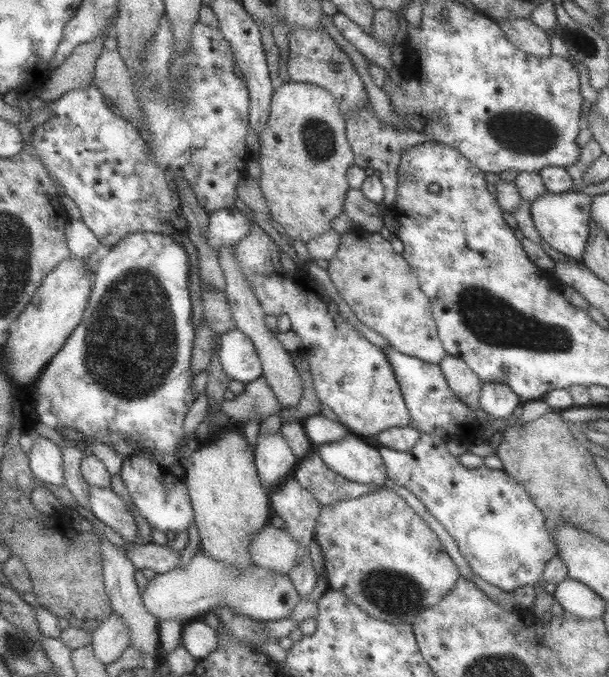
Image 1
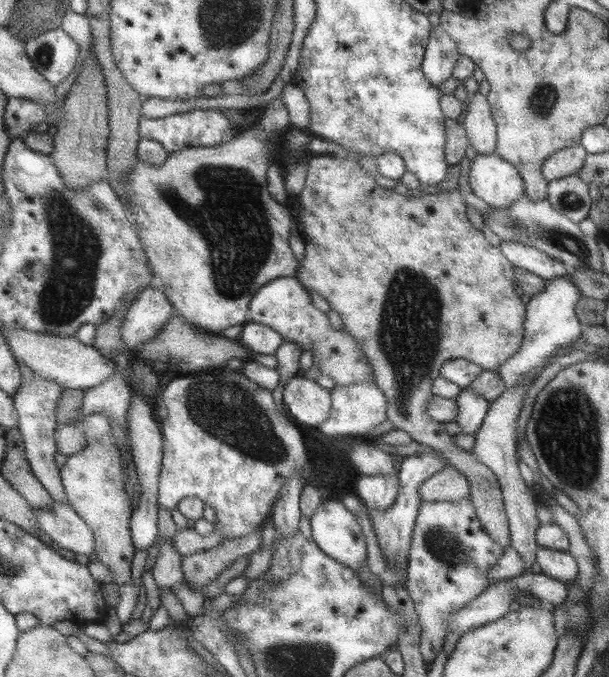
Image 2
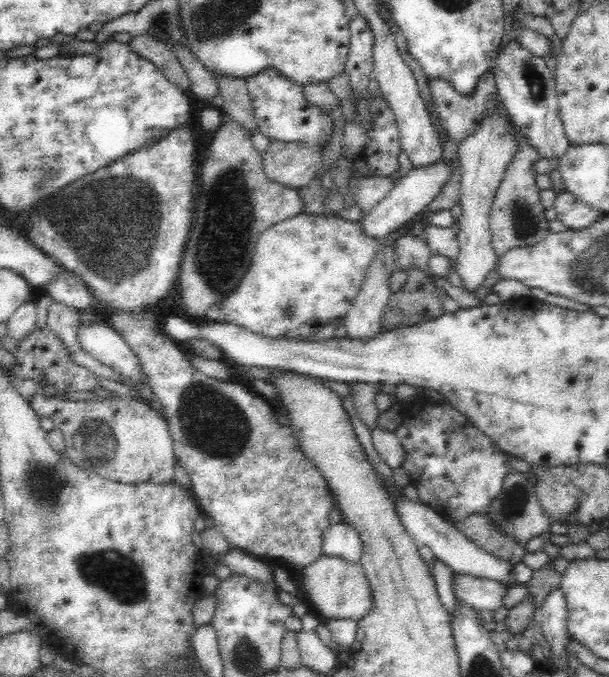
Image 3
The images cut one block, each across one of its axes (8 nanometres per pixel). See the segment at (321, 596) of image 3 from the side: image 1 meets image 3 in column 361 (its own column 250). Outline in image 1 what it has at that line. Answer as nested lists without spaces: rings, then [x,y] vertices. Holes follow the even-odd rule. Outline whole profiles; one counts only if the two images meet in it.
[[[198,550],[186,567],[157,572],[157,576],[148,581],[141,596],[146,610],[158,623],[176,620],[183,624],[201,619],[203,615],[220,606],[228,606],[236,614],[254,620],[275,621],[290,616],[292,609],[300,601],[298,591],[289,575],[255,565],[238,569],[232,564],[209,558],[202,550]]]

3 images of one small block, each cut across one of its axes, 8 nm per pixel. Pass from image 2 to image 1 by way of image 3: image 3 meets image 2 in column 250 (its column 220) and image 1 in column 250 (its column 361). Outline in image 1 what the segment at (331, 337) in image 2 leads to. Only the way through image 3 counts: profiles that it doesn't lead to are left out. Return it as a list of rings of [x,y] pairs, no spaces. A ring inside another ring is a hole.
[[[252,222],[250,233],[241,238],[234,248],[236,248],[234,256],[240,264],[240,272],[244,274],[244,279],[252,288],[264,313],[275,317],[286,314],[292,323],[291,330],[300,336],[302,355],[308,360],[316,394],[327,413],[350,428],[352,432],[366,434],[366,436],[372,436],[393,427],[411,426],[409,410],[389,357],[381,348],[369,342],[340,314],[339,307],[330,298],[324,286],[309,277],[307,273],[304,274],[301,268],[294,273],[286,271],[280,263],[281,248],[258,223]]]

